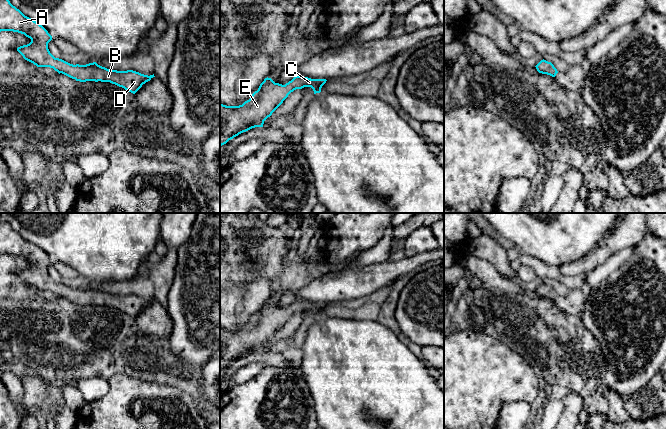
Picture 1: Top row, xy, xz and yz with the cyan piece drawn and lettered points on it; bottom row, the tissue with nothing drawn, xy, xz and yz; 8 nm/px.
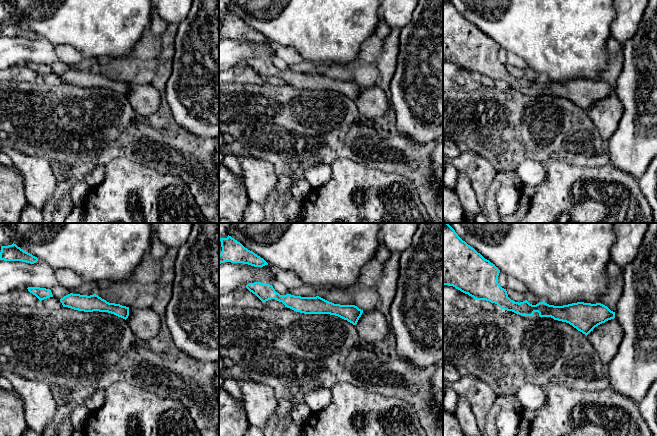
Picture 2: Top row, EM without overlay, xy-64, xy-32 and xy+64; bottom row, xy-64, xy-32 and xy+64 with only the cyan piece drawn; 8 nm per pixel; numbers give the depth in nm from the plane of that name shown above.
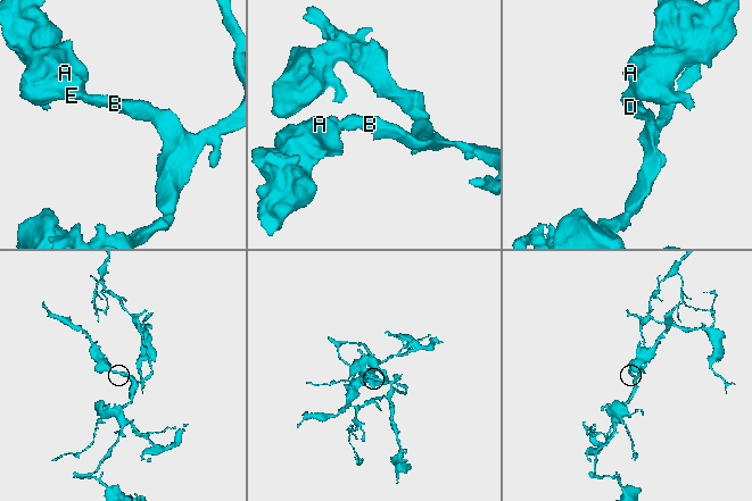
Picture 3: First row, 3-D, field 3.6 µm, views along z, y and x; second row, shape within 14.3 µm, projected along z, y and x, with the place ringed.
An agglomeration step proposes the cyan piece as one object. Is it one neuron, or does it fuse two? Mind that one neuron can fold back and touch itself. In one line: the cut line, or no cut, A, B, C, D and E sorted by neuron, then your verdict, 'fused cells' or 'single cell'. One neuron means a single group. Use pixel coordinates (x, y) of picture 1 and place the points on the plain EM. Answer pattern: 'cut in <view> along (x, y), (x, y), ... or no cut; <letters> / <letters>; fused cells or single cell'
no cut; A B C D E; single cell

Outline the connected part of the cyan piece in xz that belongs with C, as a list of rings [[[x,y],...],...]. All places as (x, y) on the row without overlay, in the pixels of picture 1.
[[[295,300],[282,309],[267,301],[242,329],[226,330],[220,327],[220,371],[243,356],[263,351],[264,345],[294,314],[311,311],[314,318],[320,317],[326,305]]]

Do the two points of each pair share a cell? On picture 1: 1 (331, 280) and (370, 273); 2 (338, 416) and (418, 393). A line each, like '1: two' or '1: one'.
1: one
2: one

